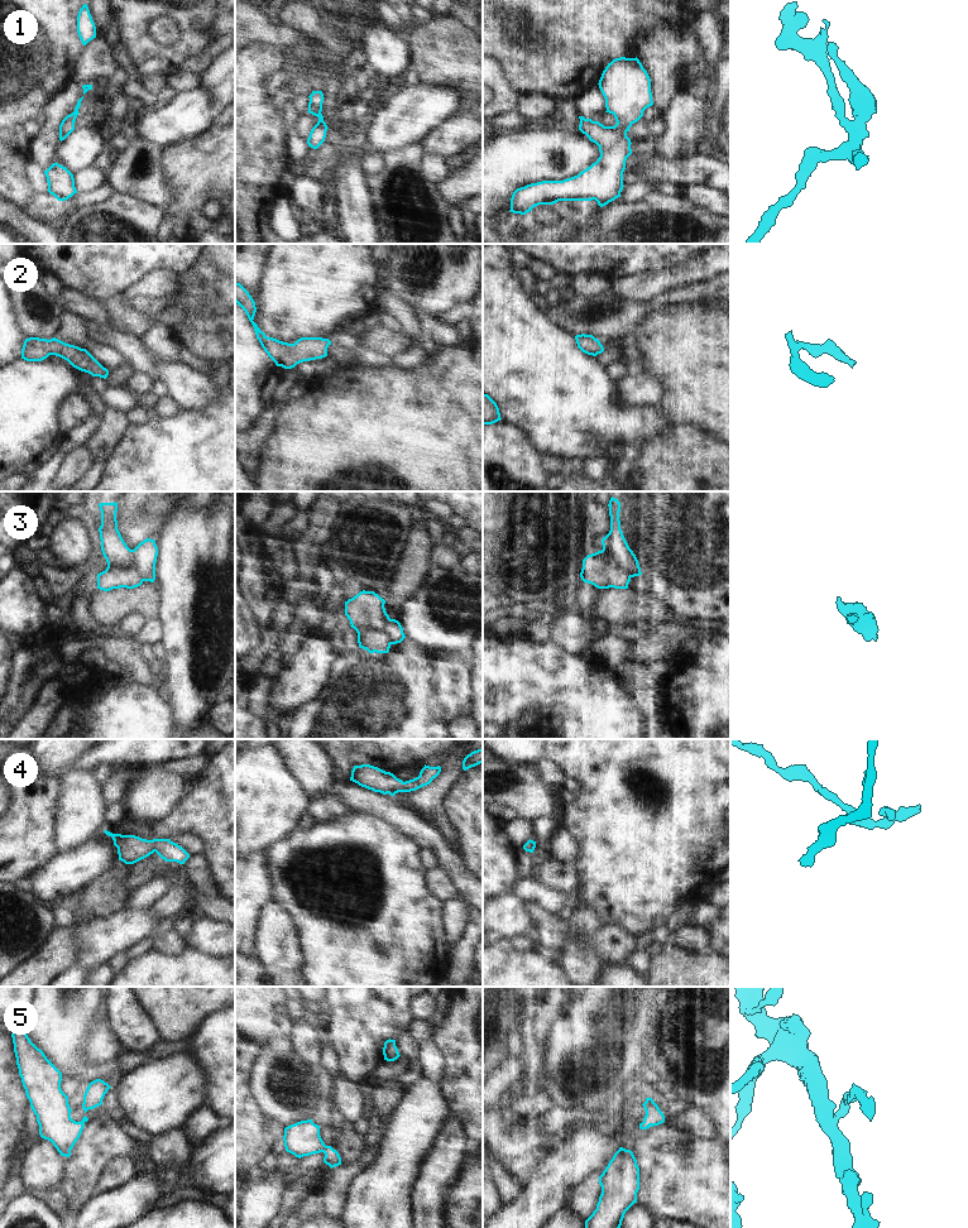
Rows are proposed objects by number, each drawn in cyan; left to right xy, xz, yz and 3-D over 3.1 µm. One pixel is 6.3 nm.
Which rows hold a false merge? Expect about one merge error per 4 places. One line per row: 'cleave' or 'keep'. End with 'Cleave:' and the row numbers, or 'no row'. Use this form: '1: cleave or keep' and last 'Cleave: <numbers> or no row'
1: keep
2: keep
3: cleave
4: keep
5: keep
Cleave: 3

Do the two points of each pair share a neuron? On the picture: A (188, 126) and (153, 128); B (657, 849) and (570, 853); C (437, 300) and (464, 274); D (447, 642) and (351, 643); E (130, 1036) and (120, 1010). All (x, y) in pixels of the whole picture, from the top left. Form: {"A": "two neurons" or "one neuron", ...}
{"A": "one neuron", "B": "two neurons", "C": "one neuron", "D": "two neurons", "E": "one neuron"}

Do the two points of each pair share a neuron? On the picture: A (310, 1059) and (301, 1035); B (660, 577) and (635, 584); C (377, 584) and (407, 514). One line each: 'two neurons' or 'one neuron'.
A: one neuron
B: one neuron
C: one neuron

